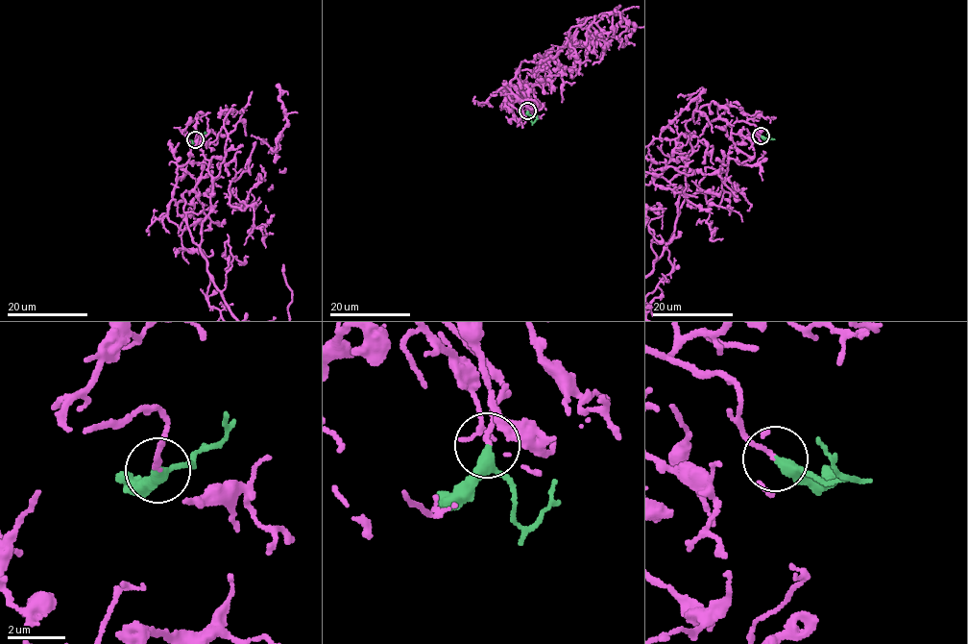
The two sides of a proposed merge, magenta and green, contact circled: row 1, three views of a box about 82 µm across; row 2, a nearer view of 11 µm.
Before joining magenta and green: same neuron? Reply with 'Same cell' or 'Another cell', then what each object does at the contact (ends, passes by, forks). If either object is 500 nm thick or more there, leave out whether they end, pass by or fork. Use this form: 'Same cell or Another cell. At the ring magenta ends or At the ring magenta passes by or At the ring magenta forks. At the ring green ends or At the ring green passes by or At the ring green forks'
Same cell. At the ring magenta ends. At the ring green passes by

